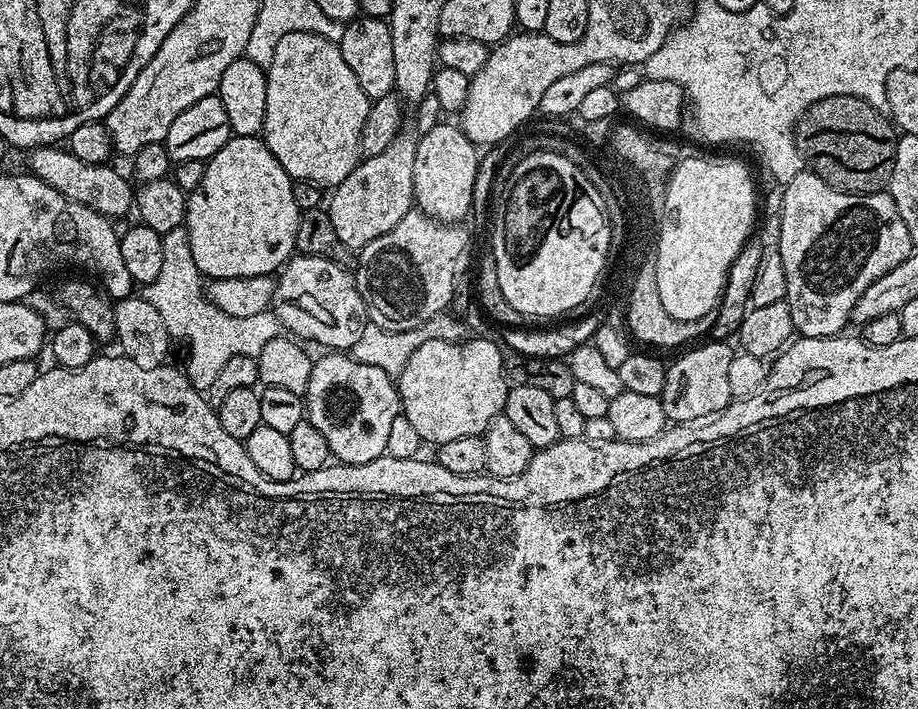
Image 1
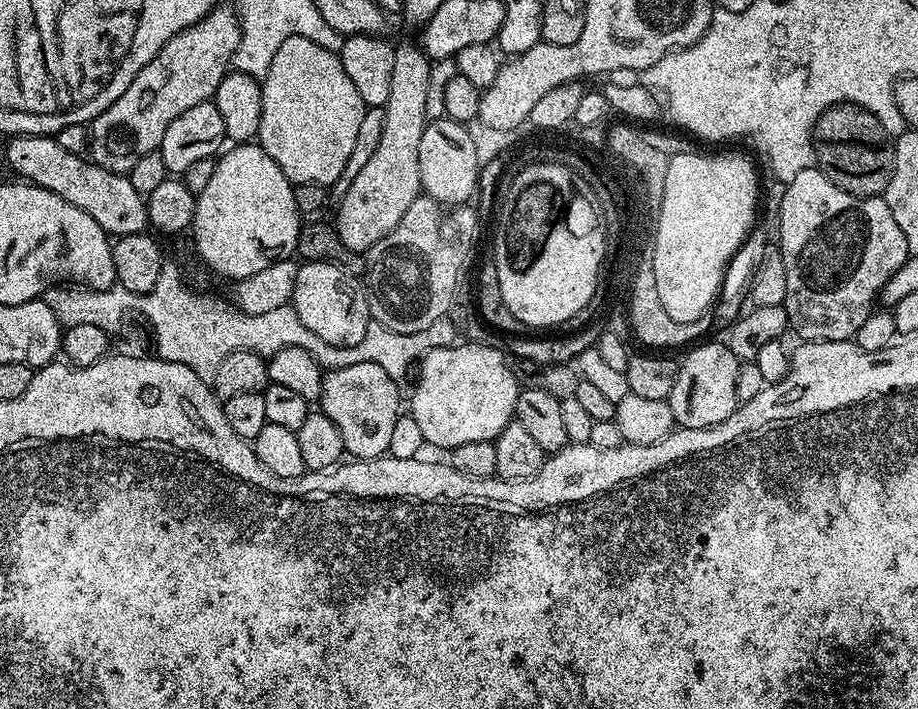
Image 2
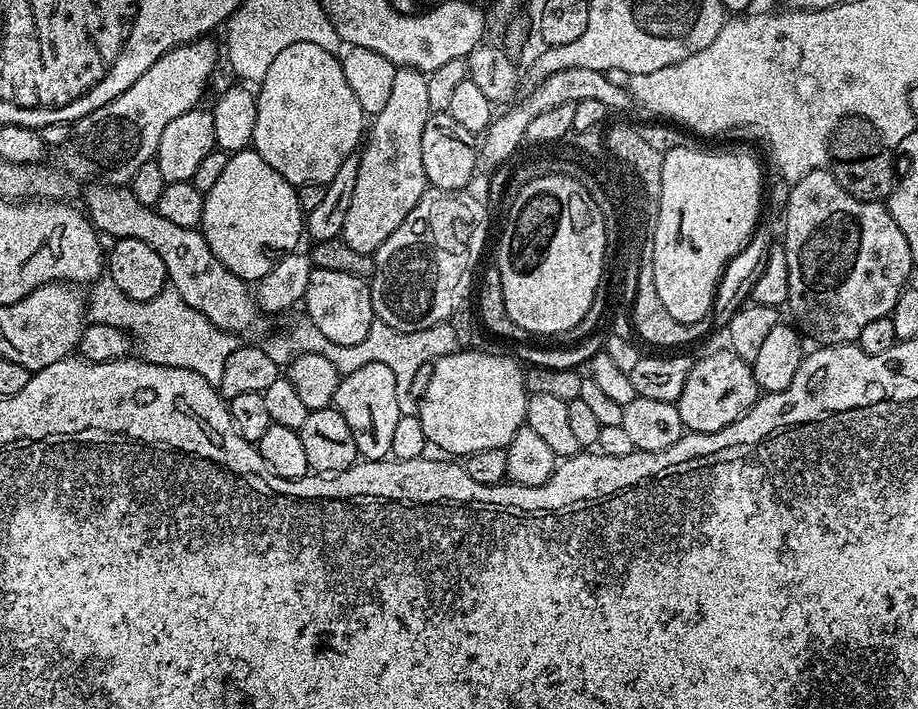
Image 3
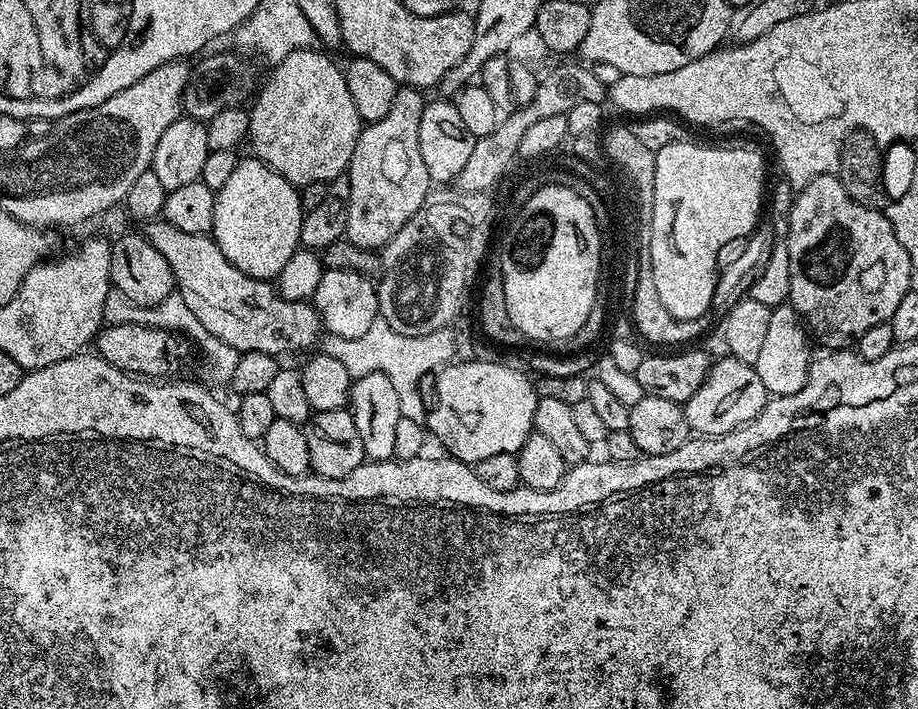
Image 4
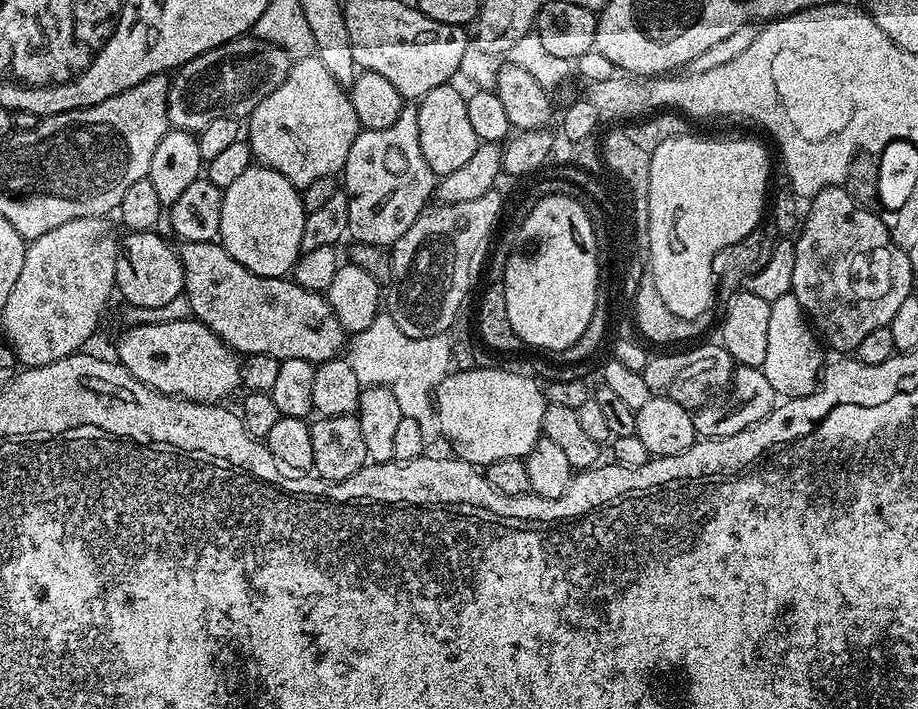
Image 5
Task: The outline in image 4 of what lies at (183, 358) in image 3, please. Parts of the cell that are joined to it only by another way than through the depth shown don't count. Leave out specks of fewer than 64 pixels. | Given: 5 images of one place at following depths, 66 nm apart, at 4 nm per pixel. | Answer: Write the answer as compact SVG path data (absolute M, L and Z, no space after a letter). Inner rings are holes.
M112 288L107 294L104 319L110 324L150 325L152 328L162 328L168 332L185 336L194 346L196 344L200 350L206 372L211 380L216 384L224 384L224 386L231 383L234 367L237 365L236 353L232 347L219 342L218 338L215 338L206 330L202 322L199 322L198 318L187 309L186 302L183 301L179 292L174 290L162 302L156 303L154 307L139 307L129 302L117 288Z

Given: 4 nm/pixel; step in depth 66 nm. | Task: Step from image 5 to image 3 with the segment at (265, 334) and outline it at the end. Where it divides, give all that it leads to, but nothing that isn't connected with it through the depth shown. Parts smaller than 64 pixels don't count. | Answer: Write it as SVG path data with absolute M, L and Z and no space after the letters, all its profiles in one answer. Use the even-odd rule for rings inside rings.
M96 187L100 188L89 190L83 207L97 232L116 240L138 238L138 242L154 246L154 250L158 250L158 258L162 258L168 271L170 288L177 291L188 306L204 314L221 331L242 334L255 326L256 319L262 316L262 312L256 303L253 289L245 280L226 270L226 266L222 266L218 258L214 258L214 250L210 250L204 233L199 228L178 226L162 218L162 214L158 214L153 205L138 202L131 187Z

